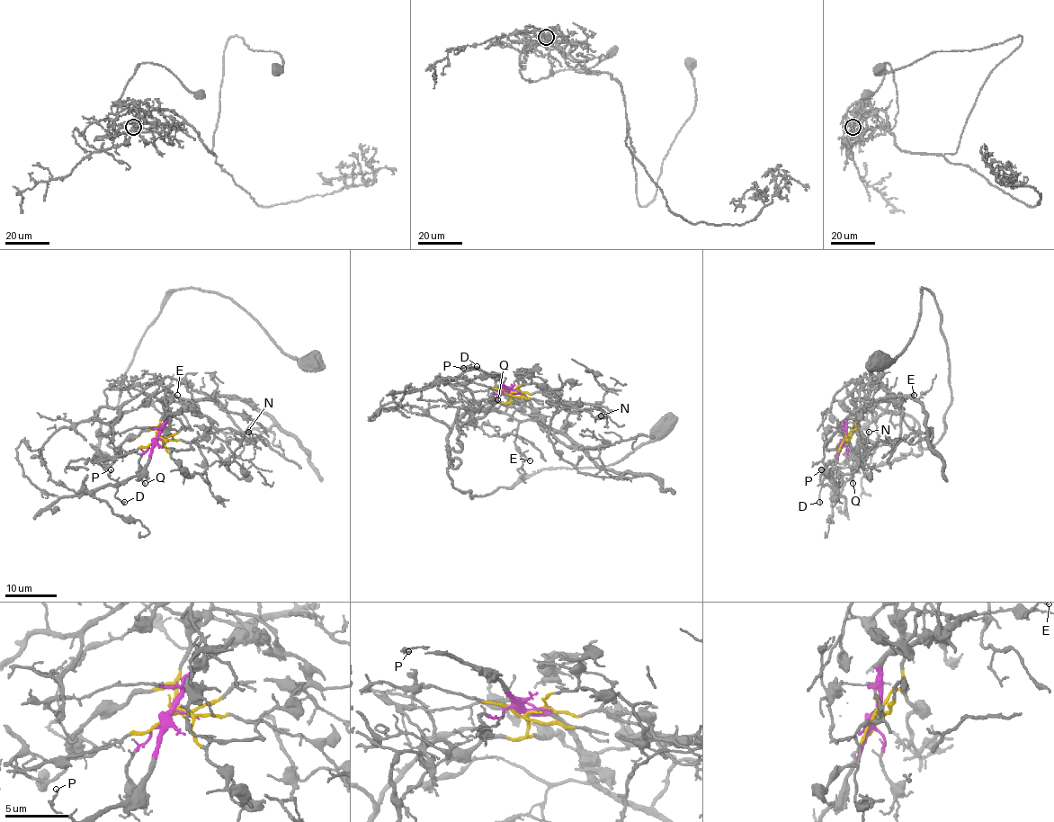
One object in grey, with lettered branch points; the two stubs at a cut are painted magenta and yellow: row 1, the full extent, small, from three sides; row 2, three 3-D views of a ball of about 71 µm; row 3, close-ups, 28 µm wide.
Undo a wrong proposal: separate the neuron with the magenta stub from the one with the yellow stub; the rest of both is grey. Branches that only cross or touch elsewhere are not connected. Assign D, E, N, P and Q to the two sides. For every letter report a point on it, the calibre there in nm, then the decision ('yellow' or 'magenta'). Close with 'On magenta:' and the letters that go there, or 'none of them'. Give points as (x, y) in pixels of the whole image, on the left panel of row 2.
D: place (124, 502); calibre 140 nm; magenta
E: place (177, 395); calibre 70 nm; magenta
N: place (248, 432); calibre 120 nm; yellow
P: place (111, 469); calibre 130 nm; magenta
Q: place (145, 483); calibre 130 nm; magenta
On magenta: D, E, P, Q

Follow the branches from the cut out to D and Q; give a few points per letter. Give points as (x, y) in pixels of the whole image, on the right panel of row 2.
D: (845, 439), (833, 467), (824, 478), (820, 502)
Q: (845, 439), (844, 445), (848, 451), (853, 484)

